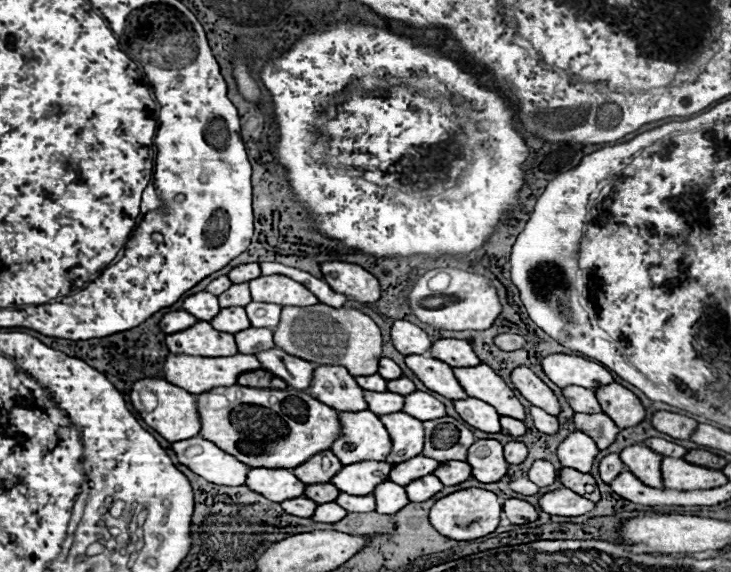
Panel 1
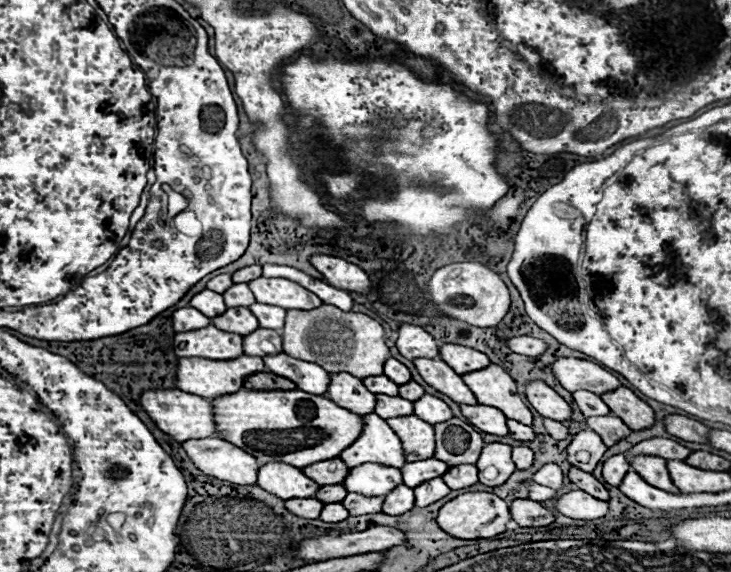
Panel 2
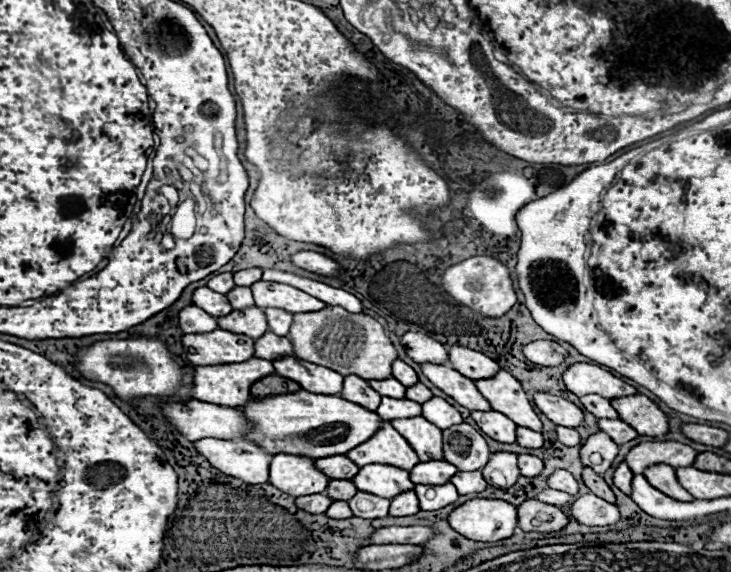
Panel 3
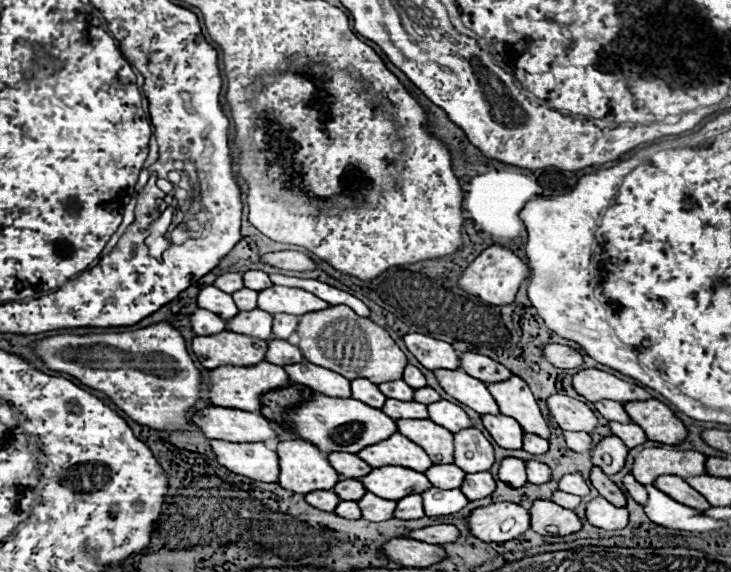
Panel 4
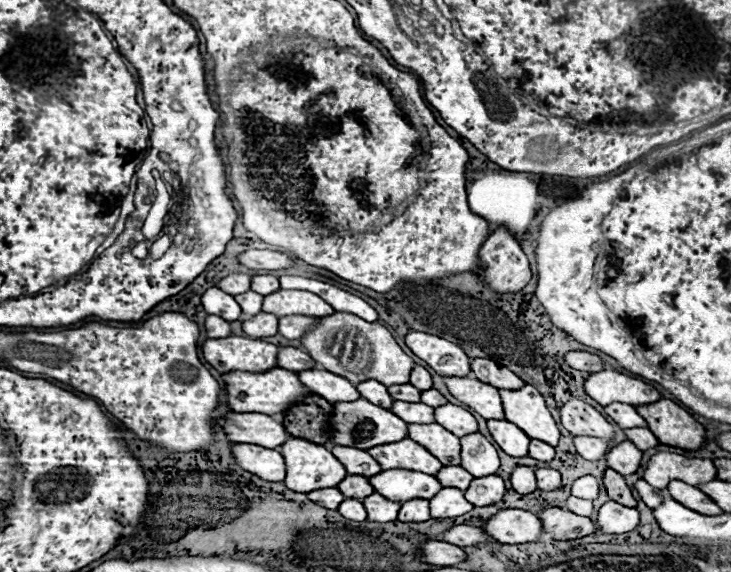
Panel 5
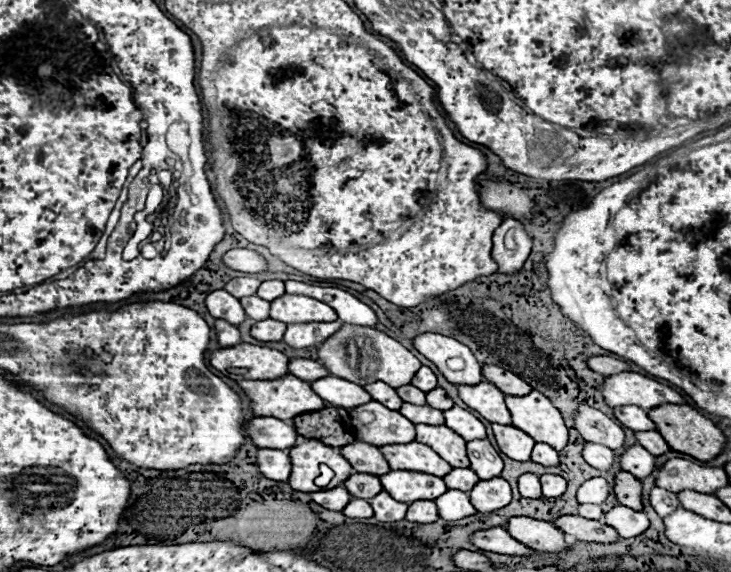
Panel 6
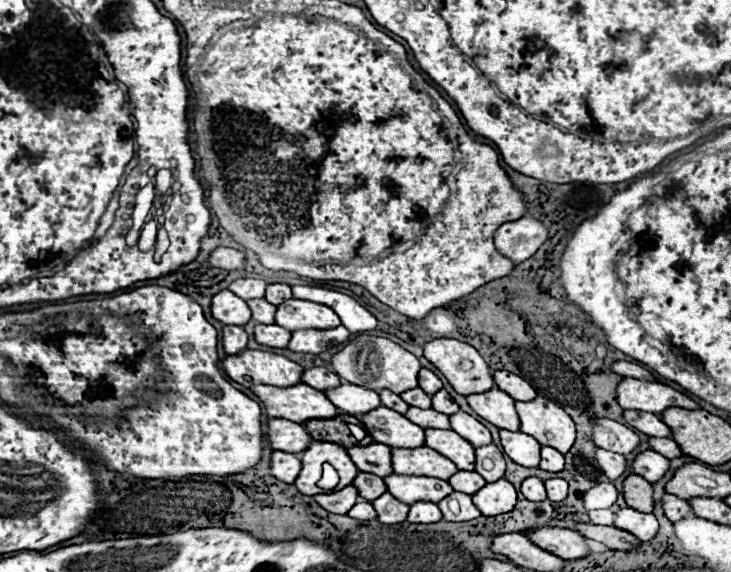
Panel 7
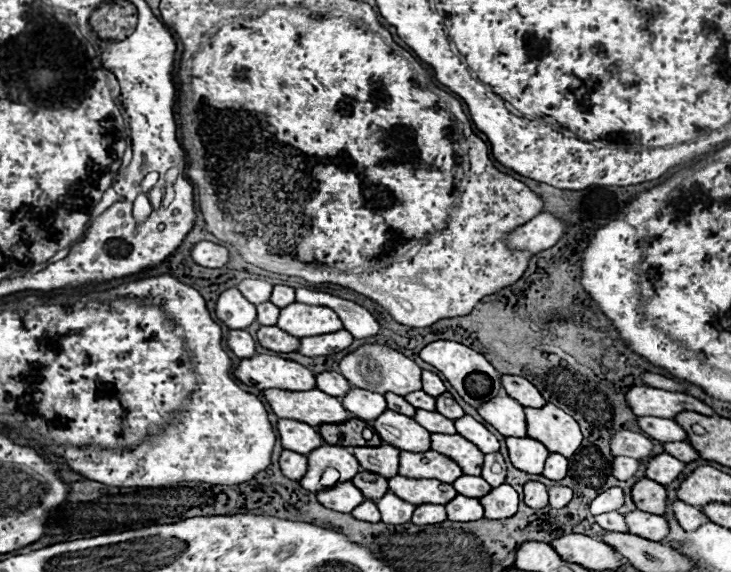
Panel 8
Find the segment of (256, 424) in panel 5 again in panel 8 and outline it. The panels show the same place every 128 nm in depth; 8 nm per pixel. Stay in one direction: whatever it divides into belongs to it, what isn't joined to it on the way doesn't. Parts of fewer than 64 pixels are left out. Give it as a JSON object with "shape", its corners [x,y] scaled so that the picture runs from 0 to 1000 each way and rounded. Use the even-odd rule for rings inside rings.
{"shape":[[[380,734],[380,755],[386,780],[402,790],[424,790],[424,783],[435,783],[435,776],[443,776],[438,755],[430,745],[408,734]]]}

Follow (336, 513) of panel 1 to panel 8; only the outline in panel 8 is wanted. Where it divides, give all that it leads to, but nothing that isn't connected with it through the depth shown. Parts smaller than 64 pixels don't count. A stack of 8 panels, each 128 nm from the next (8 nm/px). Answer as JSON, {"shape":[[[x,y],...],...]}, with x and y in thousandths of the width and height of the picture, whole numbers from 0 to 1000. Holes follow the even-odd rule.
{"shape":[[[498,874],[490,888],[482,892],[482,902],[490,909],[506,909],[506,913],[517,913],[520,909],[520,895],[514,888],[514,881],[509,874]]]}

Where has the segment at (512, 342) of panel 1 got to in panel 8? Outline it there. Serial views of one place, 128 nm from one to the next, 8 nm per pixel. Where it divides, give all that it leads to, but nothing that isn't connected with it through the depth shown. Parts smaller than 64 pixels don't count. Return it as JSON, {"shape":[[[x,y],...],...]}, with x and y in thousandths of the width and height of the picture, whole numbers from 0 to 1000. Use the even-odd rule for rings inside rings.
{"shape":[[[878,654],[878,664],[886,671],[886,675],[895,675],[895,678],[903,678],[903,682],[917,682],[917,685],[938,685],[933,671],[917,664],[917,661],[908,661],[908,657],[900,657],[900,654]]]}

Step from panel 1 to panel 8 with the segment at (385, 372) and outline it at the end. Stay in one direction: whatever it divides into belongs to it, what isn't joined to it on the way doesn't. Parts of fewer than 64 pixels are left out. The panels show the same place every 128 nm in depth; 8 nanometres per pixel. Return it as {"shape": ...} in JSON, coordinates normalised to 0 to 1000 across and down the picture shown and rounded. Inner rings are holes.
{"shape":[[[580,647],[577,650],[577,682],[588,685],[588,692],[602,692],[605,685],[610,685],[610,675],[607,675],[607,668],[596,654]]]}

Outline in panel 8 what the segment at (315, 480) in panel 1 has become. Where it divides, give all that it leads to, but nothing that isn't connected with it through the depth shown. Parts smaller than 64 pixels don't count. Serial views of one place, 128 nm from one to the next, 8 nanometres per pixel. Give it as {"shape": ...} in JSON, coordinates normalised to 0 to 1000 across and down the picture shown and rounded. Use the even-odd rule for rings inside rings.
{"shape":[[[523,776],[517,783],[482,783],[484,797],[492,808],[495,822],[503,825],[514,825],[525,836],[536,836],[544,829],[547,818],[547,797],[544,797],[544,783],[534,780],[534,776]]]}

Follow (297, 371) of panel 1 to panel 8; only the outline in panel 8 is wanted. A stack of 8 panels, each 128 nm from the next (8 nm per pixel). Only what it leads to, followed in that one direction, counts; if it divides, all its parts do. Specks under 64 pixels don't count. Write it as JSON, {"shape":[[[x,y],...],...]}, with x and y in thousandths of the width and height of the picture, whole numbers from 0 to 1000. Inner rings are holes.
{"shape":[[[482,678],[468,696],[468,706],[479,724],[484,724],[492,734],[501,734],[501,738],[512,734],[514,727],[520,727],[523,720],[531,717],[531,706],[528,706],[523,689],[503,685],[503,682],[495,682],[495,678]]]}

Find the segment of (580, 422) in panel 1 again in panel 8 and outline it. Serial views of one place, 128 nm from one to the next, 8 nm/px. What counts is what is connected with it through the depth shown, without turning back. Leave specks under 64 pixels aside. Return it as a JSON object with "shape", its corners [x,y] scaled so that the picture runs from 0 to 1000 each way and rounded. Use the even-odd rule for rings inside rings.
{"shape":[[[914,773],[914,776],[908,776],[908,783],[917,797],[922,797],[933,808],[949,808],[958,801],[958,794],[941,773]]]}

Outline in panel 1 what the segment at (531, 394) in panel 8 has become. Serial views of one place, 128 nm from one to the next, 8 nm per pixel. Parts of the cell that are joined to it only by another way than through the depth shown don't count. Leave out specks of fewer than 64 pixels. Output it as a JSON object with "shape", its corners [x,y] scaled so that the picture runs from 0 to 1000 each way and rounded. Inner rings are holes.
{"shape":[[[605,591],[596,594],[588,608],[588,619],[618,643],[627,643],[632,636],[657,636],[651,615],[637,601],[637,594],[624,594],[624,591]]]}

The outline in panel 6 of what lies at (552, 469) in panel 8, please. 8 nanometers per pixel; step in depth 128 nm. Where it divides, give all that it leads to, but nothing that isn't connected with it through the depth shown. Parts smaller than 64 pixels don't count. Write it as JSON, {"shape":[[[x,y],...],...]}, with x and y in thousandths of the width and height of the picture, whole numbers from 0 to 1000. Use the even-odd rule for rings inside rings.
{"shape":[[[736,773],[731,780],[731,790],[728,790],[728,808],[741,811],[741,815],[763,815],[766,811],[766,797],[755,780]]]}

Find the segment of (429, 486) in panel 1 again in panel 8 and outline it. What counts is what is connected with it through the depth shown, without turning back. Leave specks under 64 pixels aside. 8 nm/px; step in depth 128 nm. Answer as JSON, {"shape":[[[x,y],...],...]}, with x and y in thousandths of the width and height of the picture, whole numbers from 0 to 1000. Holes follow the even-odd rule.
{"shape":[[[627,864],[618,878],[610,881],[610,895],[613,895],[613,909],[657,909],[662,902],[659,881],[654,878],[654,871],[640,871]]]}

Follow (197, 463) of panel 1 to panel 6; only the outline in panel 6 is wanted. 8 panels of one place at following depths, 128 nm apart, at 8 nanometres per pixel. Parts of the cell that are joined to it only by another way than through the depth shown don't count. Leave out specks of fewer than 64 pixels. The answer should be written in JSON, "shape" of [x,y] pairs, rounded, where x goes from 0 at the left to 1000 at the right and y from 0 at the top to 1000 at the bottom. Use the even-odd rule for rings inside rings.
{"shape":[[[358,783],[353,787],[353,818],[356,825],[380,843],[394,843],[397,825],[399,825],[399,808],[391,787],[372,787],[372,783]]]}

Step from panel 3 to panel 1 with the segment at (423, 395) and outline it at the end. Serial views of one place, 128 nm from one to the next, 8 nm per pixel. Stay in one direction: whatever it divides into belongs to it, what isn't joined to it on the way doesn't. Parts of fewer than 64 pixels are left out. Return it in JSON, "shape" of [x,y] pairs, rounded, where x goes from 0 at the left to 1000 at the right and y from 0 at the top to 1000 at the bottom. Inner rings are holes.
{"shape":[[[544,661],[544,664],[531,664],[531,682],[534,685],[550,685],[550,692],[558,692],[561,685],[569,682],[569,675],[558,661]]]}

